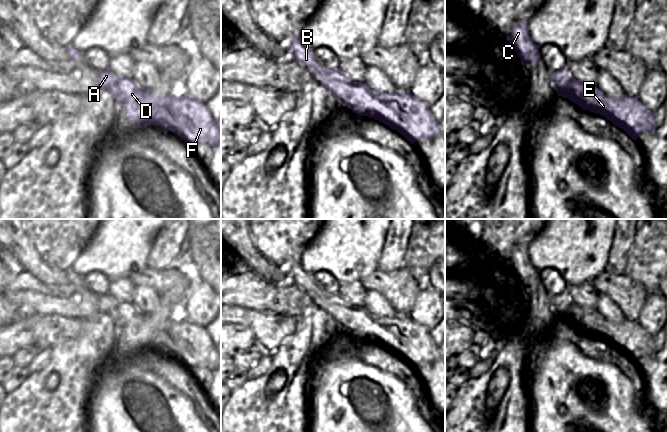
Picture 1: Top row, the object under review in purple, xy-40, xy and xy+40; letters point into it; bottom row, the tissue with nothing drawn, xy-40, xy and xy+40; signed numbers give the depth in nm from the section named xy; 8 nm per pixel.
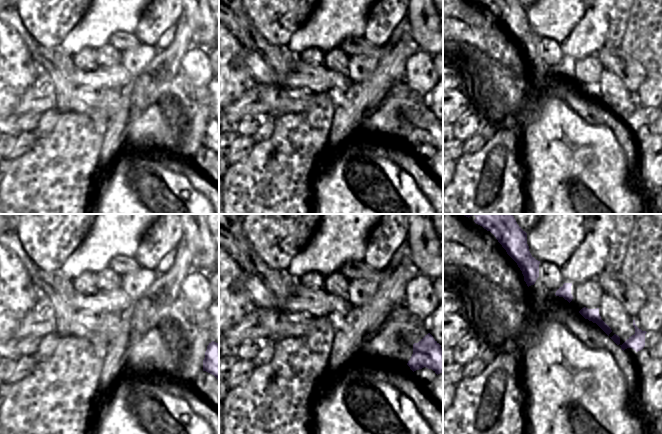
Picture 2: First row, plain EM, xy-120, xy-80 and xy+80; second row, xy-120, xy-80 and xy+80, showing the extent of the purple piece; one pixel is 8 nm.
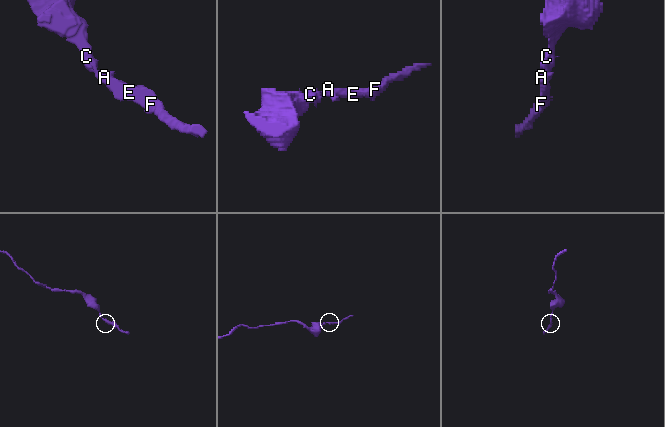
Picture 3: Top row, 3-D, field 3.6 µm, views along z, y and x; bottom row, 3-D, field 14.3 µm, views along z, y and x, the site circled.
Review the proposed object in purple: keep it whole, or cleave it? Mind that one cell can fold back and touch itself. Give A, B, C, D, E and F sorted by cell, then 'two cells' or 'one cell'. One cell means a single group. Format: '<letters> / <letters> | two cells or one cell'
A B C D E F | one cell

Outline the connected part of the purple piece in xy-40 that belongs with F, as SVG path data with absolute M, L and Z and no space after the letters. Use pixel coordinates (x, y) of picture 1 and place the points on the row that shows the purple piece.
M108 70L100 71L99 85L111 93L123 107L125 117L136 123L139 128L161 125L180 137L189 147L206 144L214 148L221 140L217 122L211 117L206 105L190 96L158 96L153 89L142 88L131 79L122 78Z

